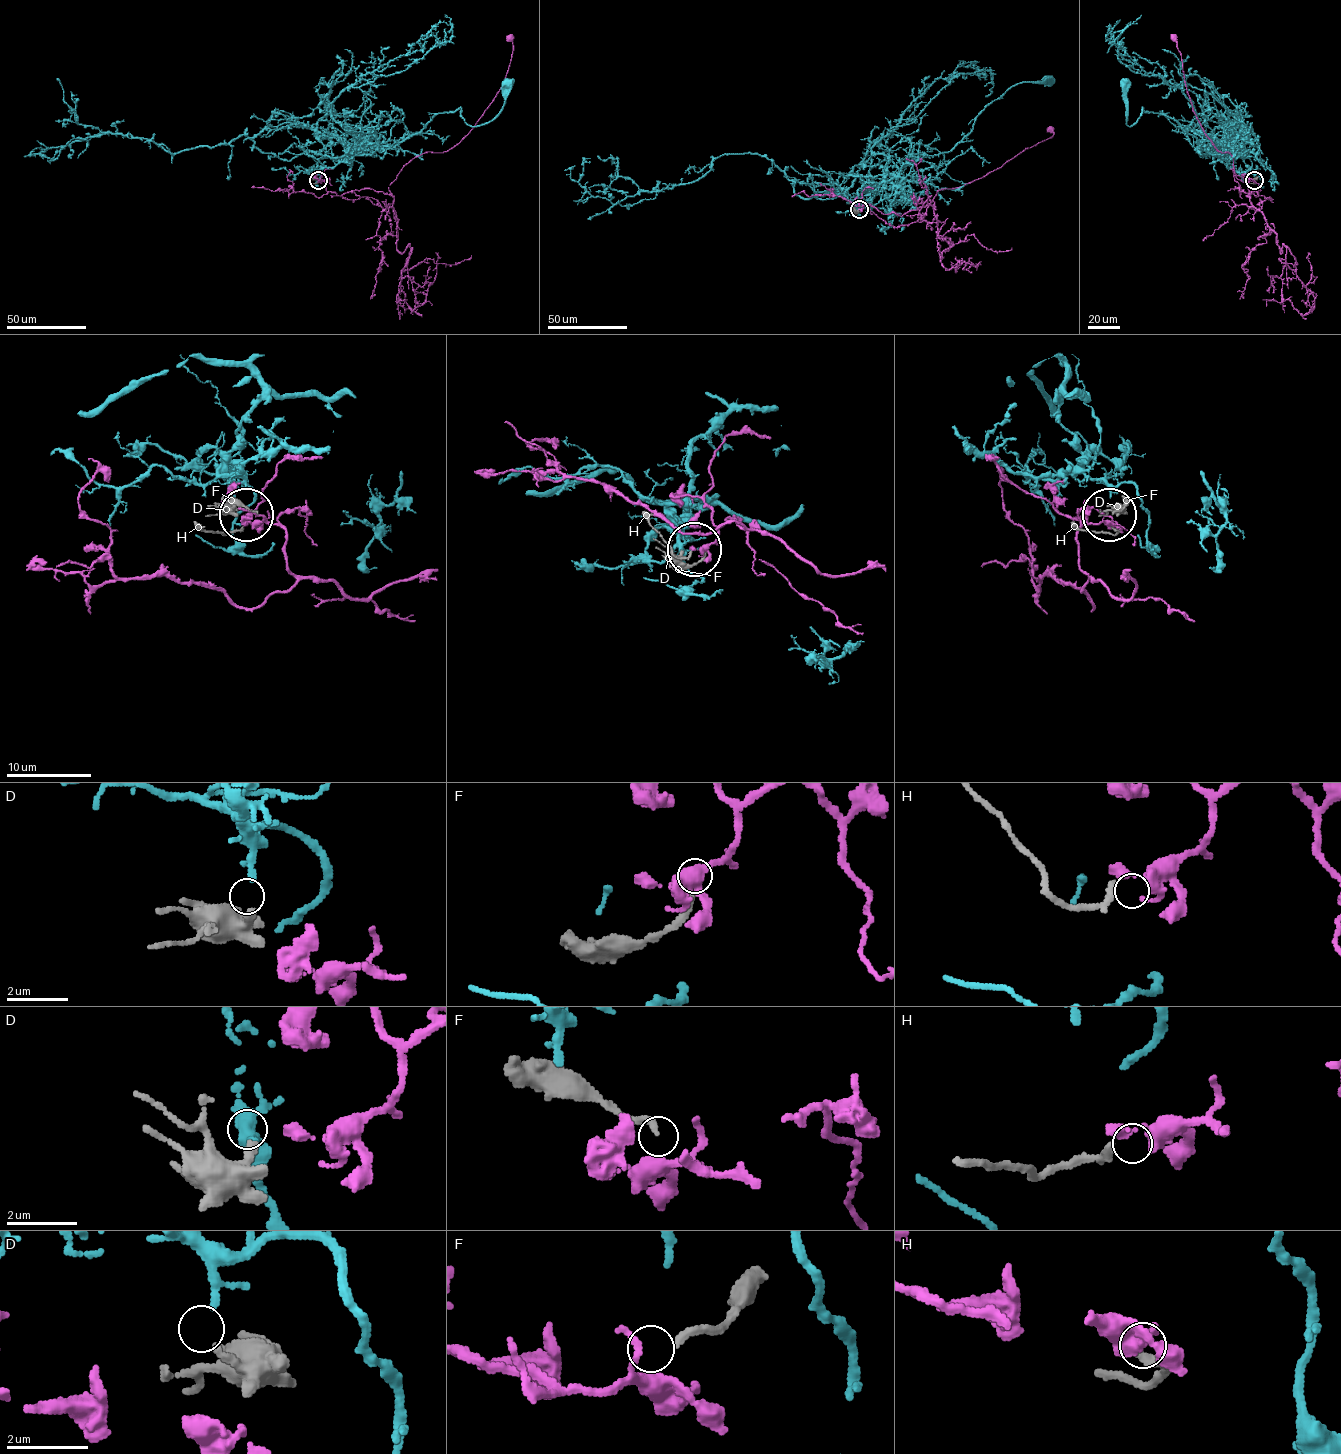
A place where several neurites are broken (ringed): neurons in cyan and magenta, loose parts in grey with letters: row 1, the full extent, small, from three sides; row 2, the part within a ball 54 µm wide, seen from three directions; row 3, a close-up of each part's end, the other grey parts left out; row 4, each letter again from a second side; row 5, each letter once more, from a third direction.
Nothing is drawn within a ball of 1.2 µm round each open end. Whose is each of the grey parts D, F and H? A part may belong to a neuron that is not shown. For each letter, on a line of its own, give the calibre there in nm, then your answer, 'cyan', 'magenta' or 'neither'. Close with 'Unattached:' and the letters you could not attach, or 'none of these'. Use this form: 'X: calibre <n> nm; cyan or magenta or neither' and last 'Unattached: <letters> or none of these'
D: calibre 240 nm; cyan
F: calibre 190 nm; neither
H: calibre 200 nm; magenta
Unattached: F

